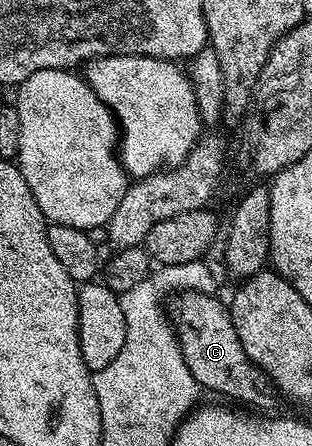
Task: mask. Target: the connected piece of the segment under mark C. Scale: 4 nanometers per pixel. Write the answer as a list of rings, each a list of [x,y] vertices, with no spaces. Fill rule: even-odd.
[[[185,292],[178,297],[175,304],[175,316],[173,312],[173,327],[175,335],[179,337],[181,354],[189,366],[189,374],[199,383],[200,389],[211,392],[220,392],[231,400],[240,400],[240,405],[251,410],[271,410],[277,397],[275,383],[270,380],[266,372],[263,372],[245,354],[241,346],[241,338],[237,338],[237,330],[233,326],[231,309],[226,303],[218,300],[218,295],[206,292]]]

